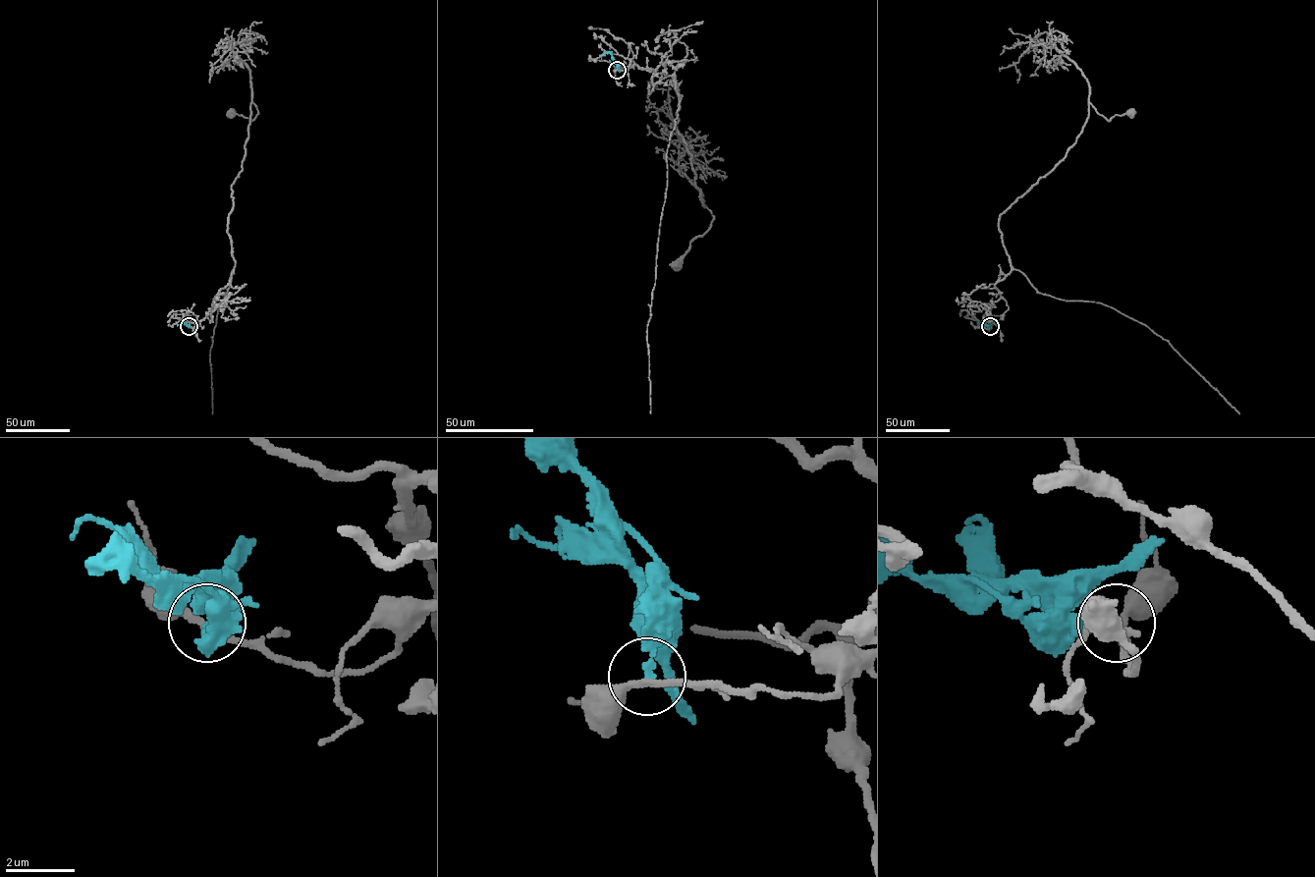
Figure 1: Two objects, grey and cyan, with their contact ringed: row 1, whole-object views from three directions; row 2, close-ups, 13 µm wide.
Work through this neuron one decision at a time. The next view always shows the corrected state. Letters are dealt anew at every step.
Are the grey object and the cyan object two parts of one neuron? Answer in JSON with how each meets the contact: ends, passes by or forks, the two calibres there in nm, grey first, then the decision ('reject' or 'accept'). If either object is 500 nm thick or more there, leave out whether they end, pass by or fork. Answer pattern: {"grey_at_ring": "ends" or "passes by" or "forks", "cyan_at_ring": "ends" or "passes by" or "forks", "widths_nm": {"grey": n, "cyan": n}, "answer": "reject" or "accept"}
{"grey_at_ring": "passes by", "cyan_at_ring": "ends", "widths_nm": {"grey": 240, "cyan": 130}, "answer": "reject"}

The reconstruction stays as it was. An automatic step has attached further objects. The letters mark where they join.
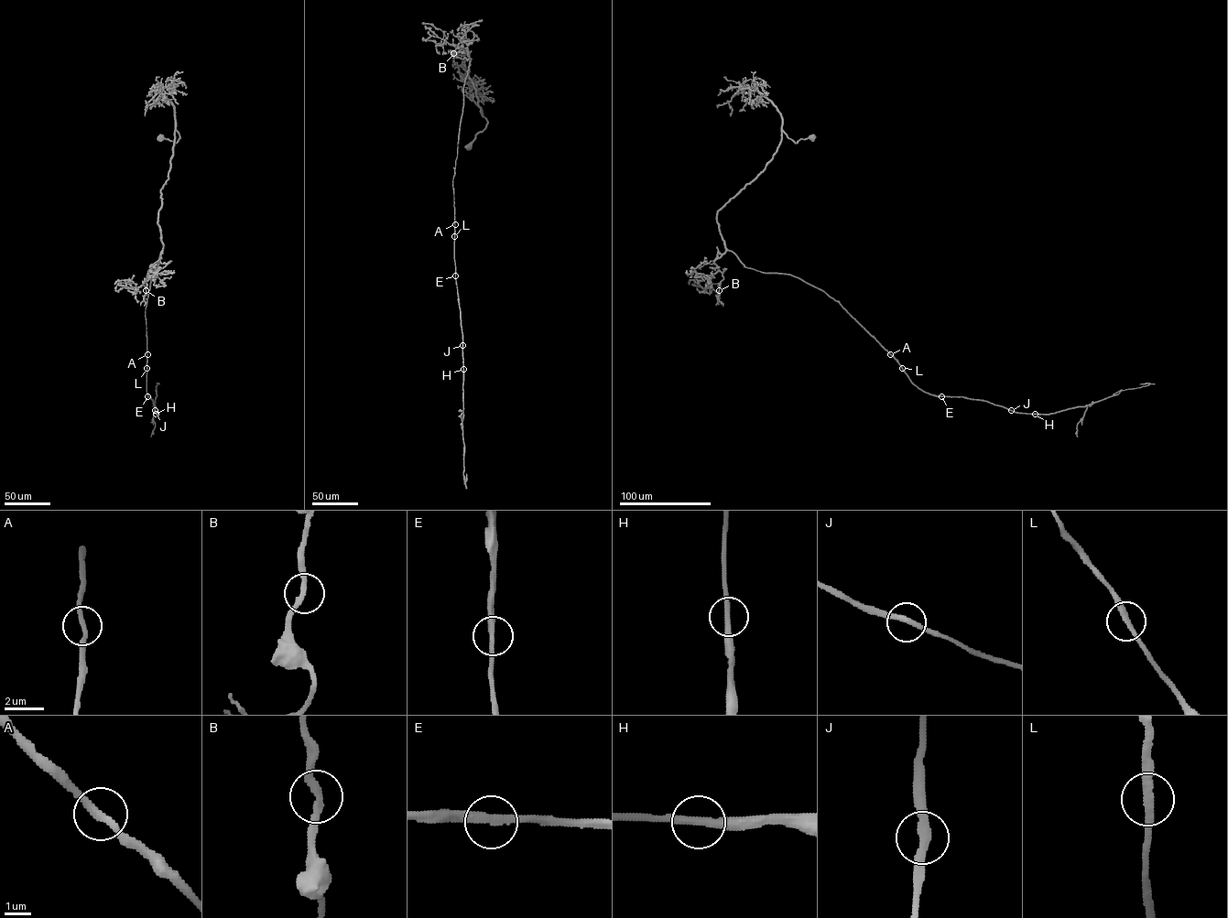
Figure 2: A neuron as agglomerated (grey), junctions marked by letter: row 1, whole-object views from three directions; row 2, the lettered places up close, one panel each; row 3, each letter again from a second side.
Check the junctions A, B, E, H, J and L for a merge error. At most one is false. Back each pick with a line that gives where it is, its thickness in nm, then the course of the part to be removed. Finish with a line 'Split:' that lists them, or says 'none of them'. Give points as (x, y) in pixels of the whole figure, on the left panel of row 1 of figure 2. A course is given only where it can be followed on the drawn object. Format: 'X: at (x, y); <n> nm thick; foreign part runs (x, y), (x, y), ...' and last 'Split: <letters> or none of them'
Split: none of them

